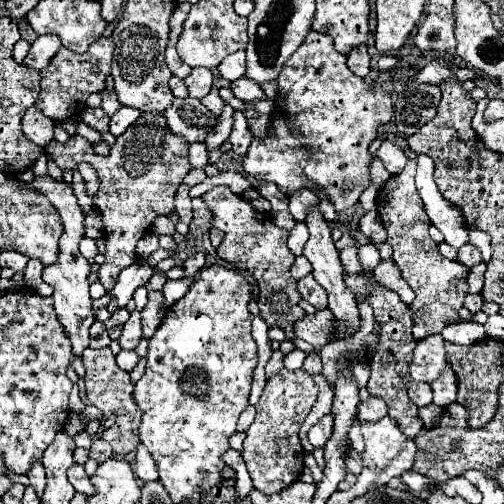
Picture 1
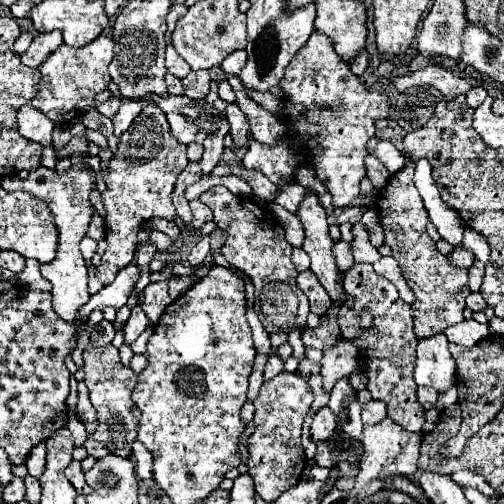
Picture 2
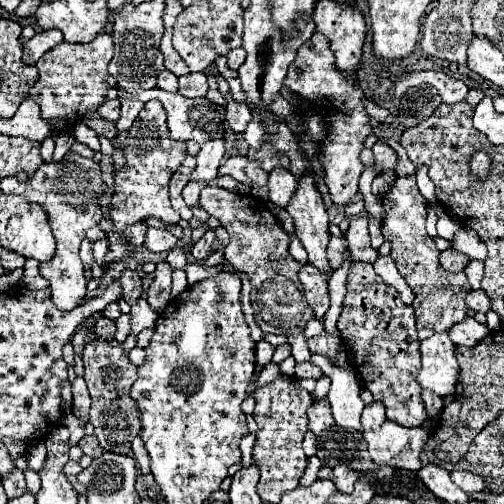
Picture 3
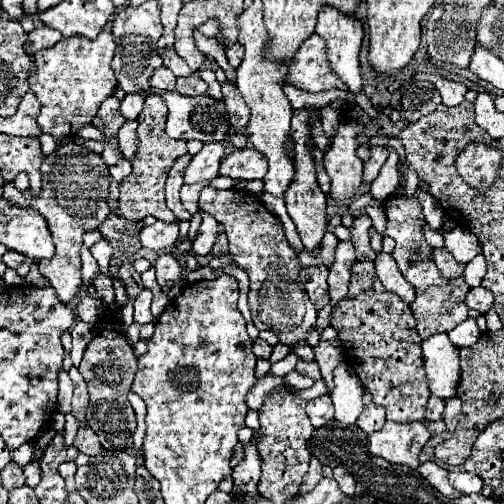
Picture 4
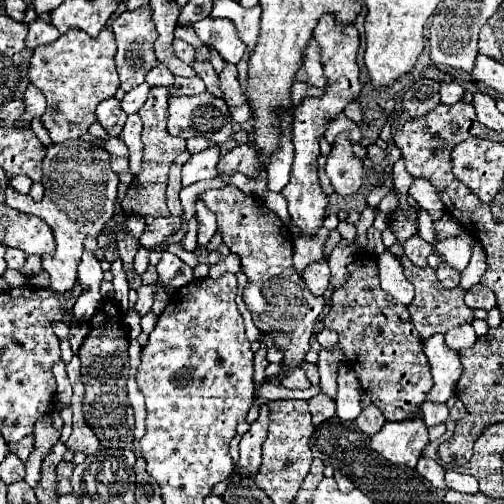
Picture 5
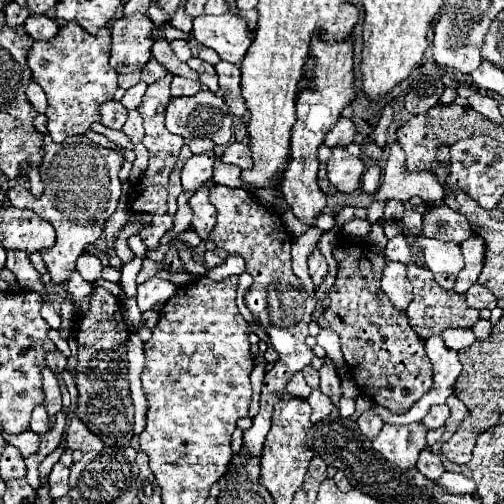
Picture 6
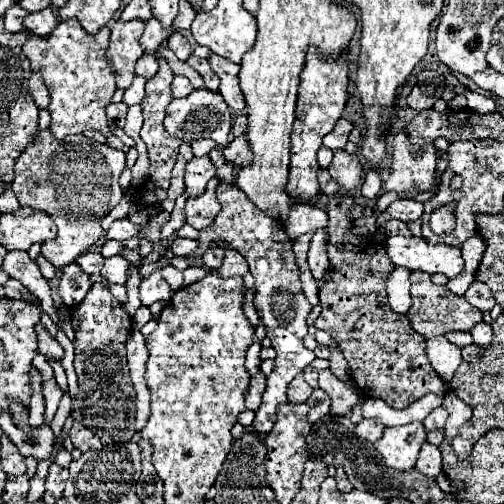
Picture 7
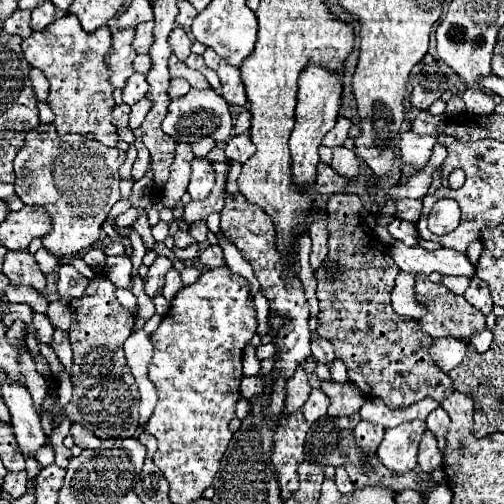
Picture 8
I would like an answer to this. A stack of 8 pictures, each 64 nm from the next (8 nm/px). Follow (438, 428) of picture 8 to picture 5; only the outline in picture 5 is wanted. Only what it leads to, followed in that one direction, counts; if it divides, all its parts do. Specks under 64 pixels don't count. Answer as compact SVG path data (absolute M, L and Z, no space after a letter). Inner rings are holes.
M424 402L424 406L422 406L422 420L426 422L426 426L442 424L446 418L448 418L448 408L446 408L446 404Z

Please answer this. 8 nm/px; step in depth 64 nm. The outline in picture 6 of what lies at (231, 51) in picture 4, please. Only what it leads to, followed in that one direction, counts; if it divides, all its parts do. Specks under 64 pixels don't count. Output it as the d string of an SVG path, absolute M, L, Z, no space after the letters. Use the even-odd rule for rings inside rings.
M202 14L194 18L192 34L196 42L216 50L222 60L232 64L240 64L248 46L252 44L252 32L248 32L246 22L234 14Z

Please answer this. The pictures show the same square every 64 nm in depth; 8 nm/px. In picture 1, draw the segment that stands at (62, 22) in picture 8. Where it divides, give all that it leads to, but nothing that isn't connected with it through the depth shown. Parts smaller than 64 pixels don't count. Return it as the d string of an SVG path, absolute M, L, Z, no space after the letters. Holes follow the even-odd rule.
M98 38L86 54L76 54L68 48L60 48L54 60L40 72L40 94L36 100L36 108L40 108L48 118L66 120L78 116L86 108L86 98L104 88L106 76L110 74L114 44L110 38Z

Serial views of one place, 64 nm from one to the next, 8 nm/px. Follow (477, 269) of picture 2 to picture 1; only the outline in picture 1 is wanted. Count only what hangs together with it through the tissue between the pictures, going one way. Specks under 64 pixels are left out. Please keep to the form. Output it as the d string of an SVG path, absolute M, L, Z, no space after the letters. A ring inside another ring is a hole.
M478 264L470 270L468 274L468 292L472 294L480 294L482 292L482 282L484 282L484 270L486 270L486 264Z

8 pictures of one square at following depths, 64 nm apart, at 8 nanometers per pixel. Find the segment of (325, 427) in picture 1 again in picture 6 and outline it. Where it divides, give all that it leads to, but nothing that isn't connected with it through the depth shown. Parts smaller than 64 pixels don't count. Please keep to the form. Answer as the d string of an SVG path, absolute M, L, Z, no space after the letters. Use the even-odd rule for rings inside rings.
M312 390L312 394L308 396L308 404L312 406L312 422L318 422L318 420L330 416L330 412L334 410L332 400L326 394L322 394L320 390Z

